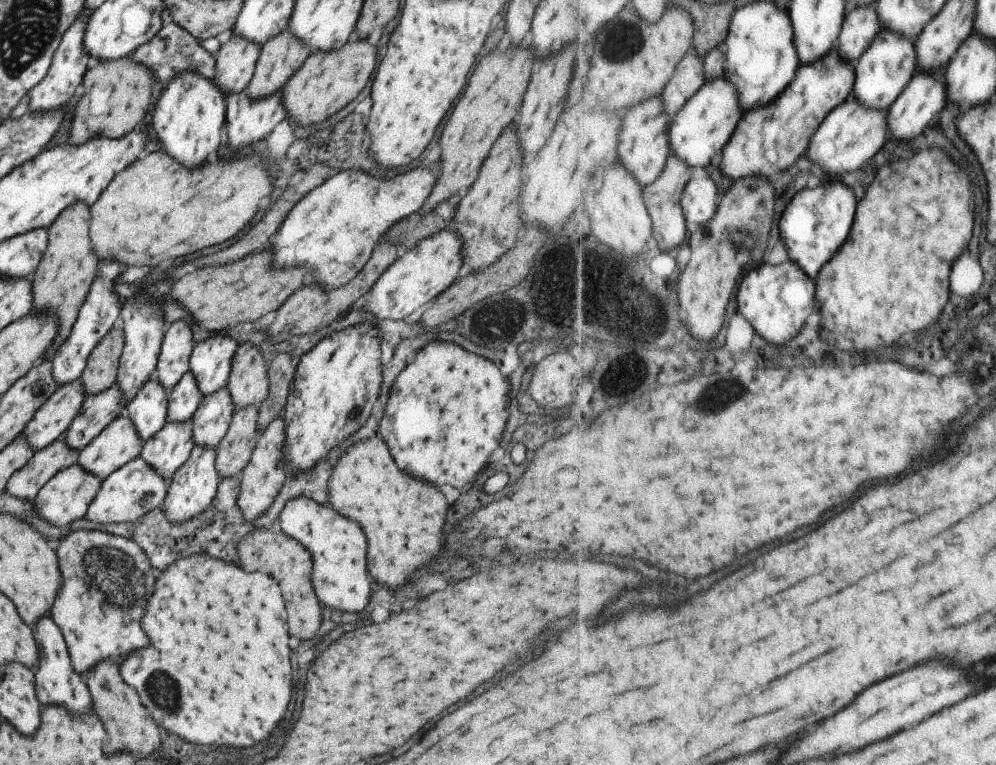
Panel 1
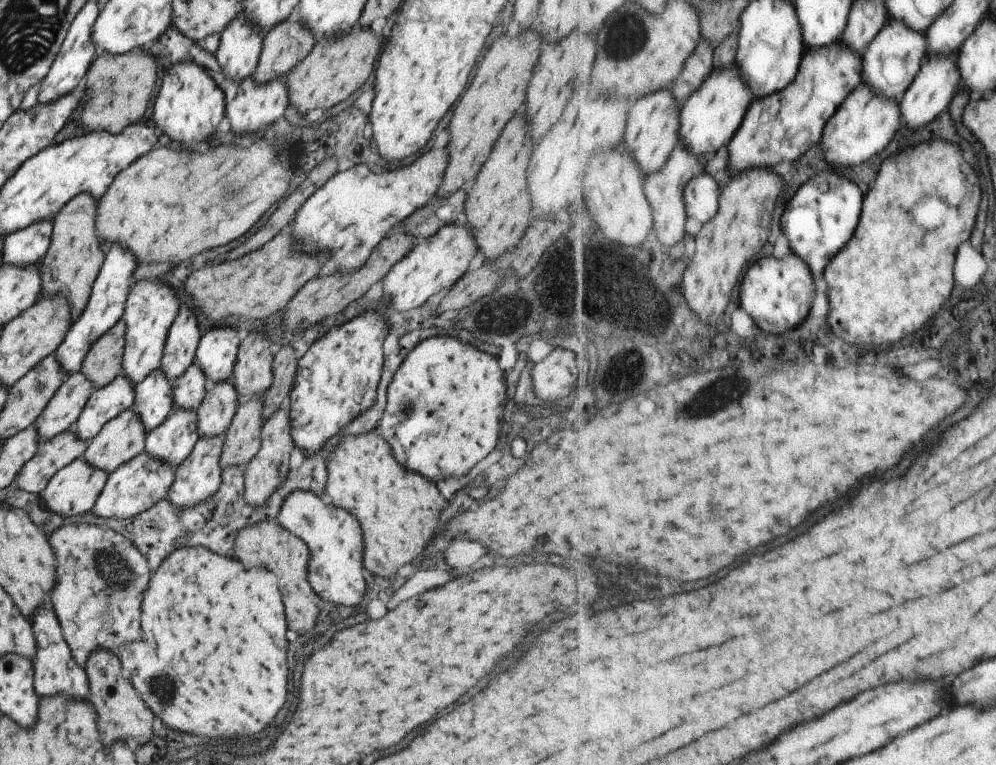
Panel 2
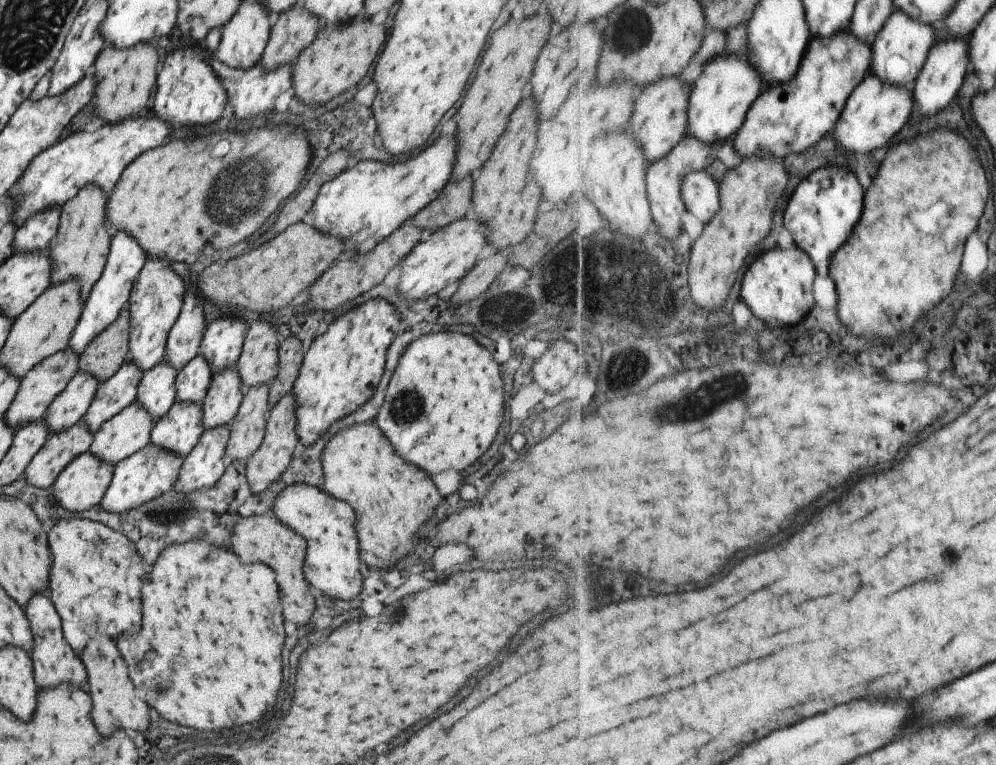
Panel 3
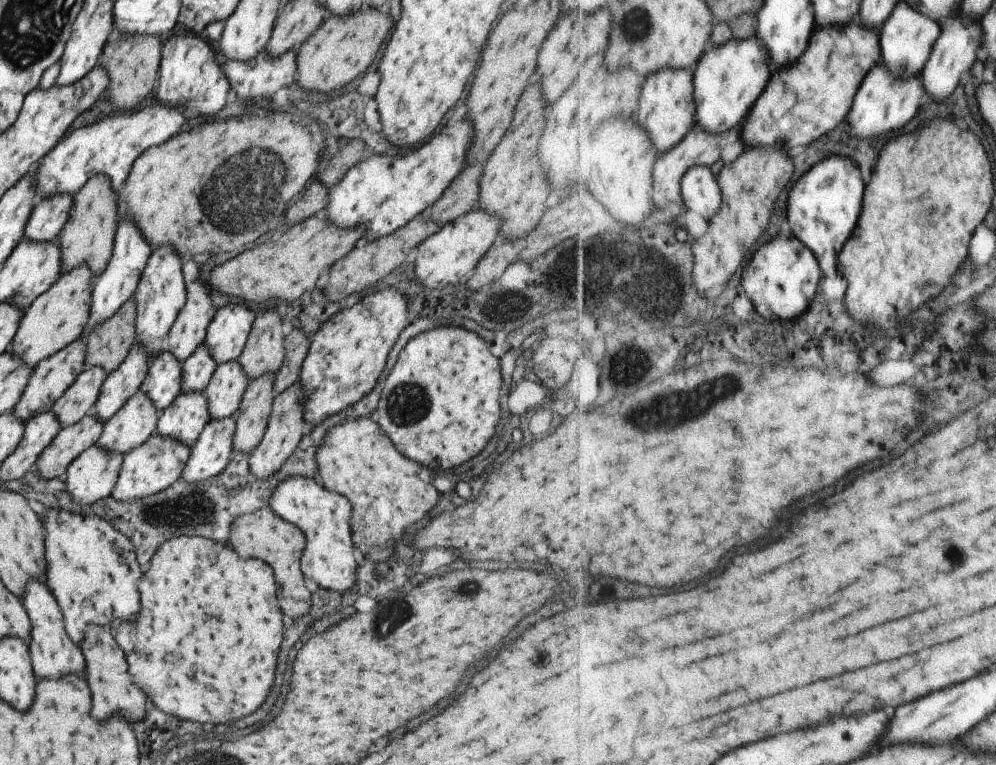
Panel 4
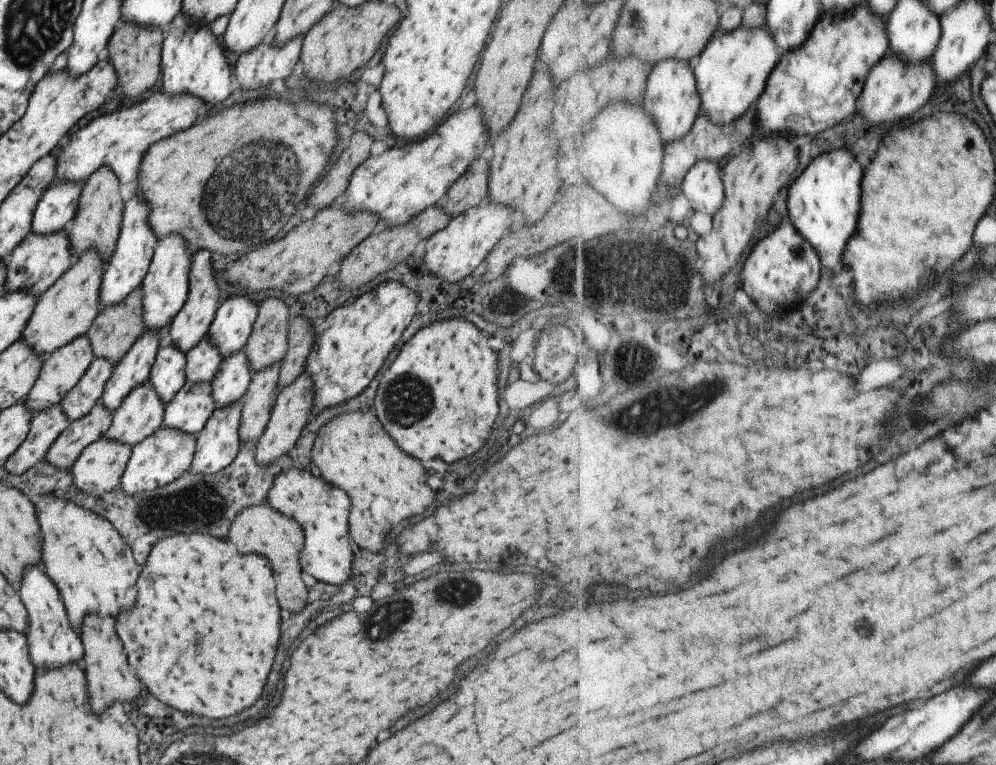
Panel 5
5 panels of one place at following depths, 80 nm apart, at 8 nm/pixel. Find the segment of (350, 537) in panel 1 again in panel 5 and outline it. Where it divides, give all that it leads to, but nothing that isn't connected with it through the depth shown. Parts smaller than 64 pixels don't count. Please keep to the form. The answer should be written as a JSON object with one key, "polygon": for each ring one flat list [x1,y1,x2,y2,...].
{"polygon":[[287,469,274,476,266,502,301,525,304,543,298,562,303,572,325,584,341,584,350,578,353,556,347,544,349,498,339,488,327,486,327,482,313,476,308,469]]}

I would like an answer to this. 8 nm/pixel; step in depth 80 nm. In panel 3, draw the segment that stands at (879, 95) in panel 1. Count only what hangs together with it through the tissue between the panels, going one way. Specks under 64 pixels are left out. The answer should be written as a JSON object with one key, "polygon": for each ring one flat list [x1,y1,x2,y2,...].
{"polygon":[[895,9,873,43,874,61,871,73,875,73,889,84,914,89,917,77,925,66,930,50,938,40,936,30,937,26,915,20,906,12]]}

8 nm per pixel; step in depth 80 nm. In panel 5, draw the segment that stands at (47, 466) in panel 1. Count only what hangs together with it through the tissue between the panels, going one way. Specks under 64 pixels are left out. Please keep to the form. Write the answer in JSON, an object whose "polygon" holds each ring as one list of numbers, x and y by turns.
{"polygon":[[101,402,95,403,85,416,68,423,51,443,43,460,57,469,69,471,81,451,104,436,111,419,112,412]]}

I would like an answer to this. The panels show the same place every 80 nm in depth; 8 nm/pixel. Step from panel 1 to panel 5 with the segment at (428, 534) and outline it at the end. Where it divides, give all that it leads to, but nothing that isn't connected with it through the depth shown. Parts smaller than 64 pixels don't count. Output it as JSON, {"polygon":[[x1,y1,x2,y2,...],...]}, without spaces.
{"polygon":[[371,409,344,412,320,426,311,447,310,462,315,464,325,482,341,488,349,496,351,508,348,510,348,534,361,550,369,550,373,554,375,550,379,552,391,528,397,528,399,522,411,518,413,514,421,514,433,500,433,492,425,484,425,470,421,468,421,464,395,446,395,442,383,432,379,419]]}

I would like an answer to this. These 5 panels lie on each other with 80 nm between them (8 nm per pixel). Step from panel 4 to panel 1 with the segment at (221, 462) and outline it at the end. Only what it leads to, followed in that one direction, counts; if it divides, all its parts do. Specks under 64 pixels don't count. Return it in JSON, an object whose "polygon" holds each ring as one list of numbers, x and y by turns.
{"polygon":[[194,445,187,460,171,475,160,506,171,524,182,524,183,521,198,516,210,505,221,479,214,467,216,457,214,448,215,446]]}

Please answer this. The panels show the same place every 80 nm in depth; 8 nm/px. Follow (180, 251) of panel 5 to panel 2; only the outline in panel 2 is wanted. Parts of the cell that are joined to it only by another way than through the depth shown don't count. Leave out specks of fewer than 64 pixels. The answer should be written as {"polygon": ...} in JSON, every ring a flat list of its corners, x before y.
{"polygon":[[157,278,134,281,128,290,122,321,124,322,124,349,121,374,135,386,152,370,160,368,166,334,174,321,179,300,167,282]]}

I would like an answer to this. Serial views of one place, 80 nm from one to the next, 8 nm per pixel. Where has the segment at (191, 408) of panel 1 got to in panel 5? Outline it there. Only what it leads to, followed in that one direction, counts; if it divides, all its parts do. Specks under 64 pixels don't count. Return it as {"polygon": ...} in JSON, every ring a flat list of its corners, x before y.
{"polygon":[[201,338,185,354,186,365,184,375,192,383,206,383,215,376,215,371,221,362,218,348,207,338]]}

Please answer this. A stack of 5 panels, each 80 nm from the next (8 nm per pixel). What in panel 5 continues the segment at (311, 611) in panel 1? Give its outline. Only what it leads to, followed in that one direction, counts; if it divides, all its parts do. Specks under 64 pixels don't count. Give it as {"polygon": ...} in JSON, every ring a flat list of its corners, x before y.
{"polygon":[[267,502,251,505,241,509,231,521,228,528,229,540,237,546,239,554,259,554,269,560,273,566,273,580,275,580,275,598,281,608,297,610,305,602,305,586,299,576,298,554,304,543,304,532,292,518,278,513]]}

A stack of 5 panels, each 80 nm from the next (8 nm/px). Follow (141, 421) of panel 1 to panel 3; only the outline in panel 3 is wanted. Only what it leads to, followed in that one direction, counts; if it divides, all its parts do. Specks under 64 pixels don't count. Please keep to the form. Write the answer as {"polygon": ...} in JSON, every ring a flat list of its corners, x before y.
{"polygon":[[165,358,142,372,136,388,136,400,152,416,154,422,176,401,175,377,176,370,168,365]]}

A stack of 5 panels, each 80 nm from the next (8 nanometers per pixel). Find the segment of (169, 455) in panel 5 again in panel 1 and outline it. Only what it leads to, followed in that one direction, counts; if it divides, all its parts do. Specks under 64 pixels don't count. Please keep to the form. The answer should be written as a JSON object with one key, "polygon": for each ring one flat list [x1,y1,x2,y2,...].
{"polygon":[[137,456,101,480,99,490,89,503,83,518,93,522,103,522,103,524,133,522,147,511,161,506,166,495,167,484,169,480,160,477,159,473]]}

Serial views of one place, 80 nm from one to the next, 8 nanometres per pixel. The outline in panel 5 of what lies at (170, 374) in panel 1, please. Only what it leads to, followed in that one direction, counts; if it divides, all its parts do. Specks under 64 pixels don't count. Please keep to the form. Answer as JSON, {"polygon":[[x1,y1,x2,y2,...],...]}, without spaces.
{"polygon":[[201,249,193,253,191,258,188,272,188,291,185,302,168,324,171,345,175,345,184,354,190,348,193,348,195,343,199,342,201,338,207,336,208,328,213,320,215,311,221,304,219,289,217,289,217,283,215,283,215,278,218,277,218,273,216,272,216,275,213,275,215,271,211,267,211,253,208,250]]}

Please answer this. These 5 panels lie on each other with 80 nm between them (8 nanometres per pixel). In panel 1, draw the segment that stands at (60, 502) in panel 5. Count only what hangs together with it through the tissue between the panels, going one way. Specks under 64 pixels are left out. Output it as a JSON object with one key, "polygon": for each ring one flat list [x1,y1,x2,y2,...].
{"polygon":[[76,529,69,531,68,534,62,536,56,542,53,548,56,552,56,559,62,581,60,582,58,592,55,593,49,615,52,618,52,621,59,627,75,672,84,675,87,669,98,664,99,661,113,661,119,664,132,650,141,649,143,646,147,646,147,636,145,636,143,630,139,628,139,618,141,618,141,614,143,614,143,606,145,606,145,602,147,602,147,596,151,594,151,588,153,588,153,568,146,559,145,553,130,539,110,535,99,529]]}

